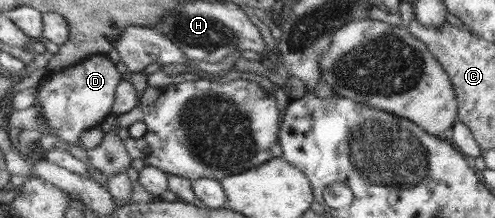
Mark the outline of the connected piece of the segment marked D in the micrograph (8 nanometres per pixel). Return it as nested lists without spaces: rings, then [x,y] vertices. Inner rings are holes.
[[[105,54],[87,57],[85,61],[65,67],[61,71],[47,71],[37,86],[37,96],[33,106],[41,106],[43,118],[51,133],[41,131],[41,135],[52,134],[63,141],[81,146],[81,134],[89,128],[100,127],[110,115],[115,103],[115,93],[123,75],[116,63]]]

